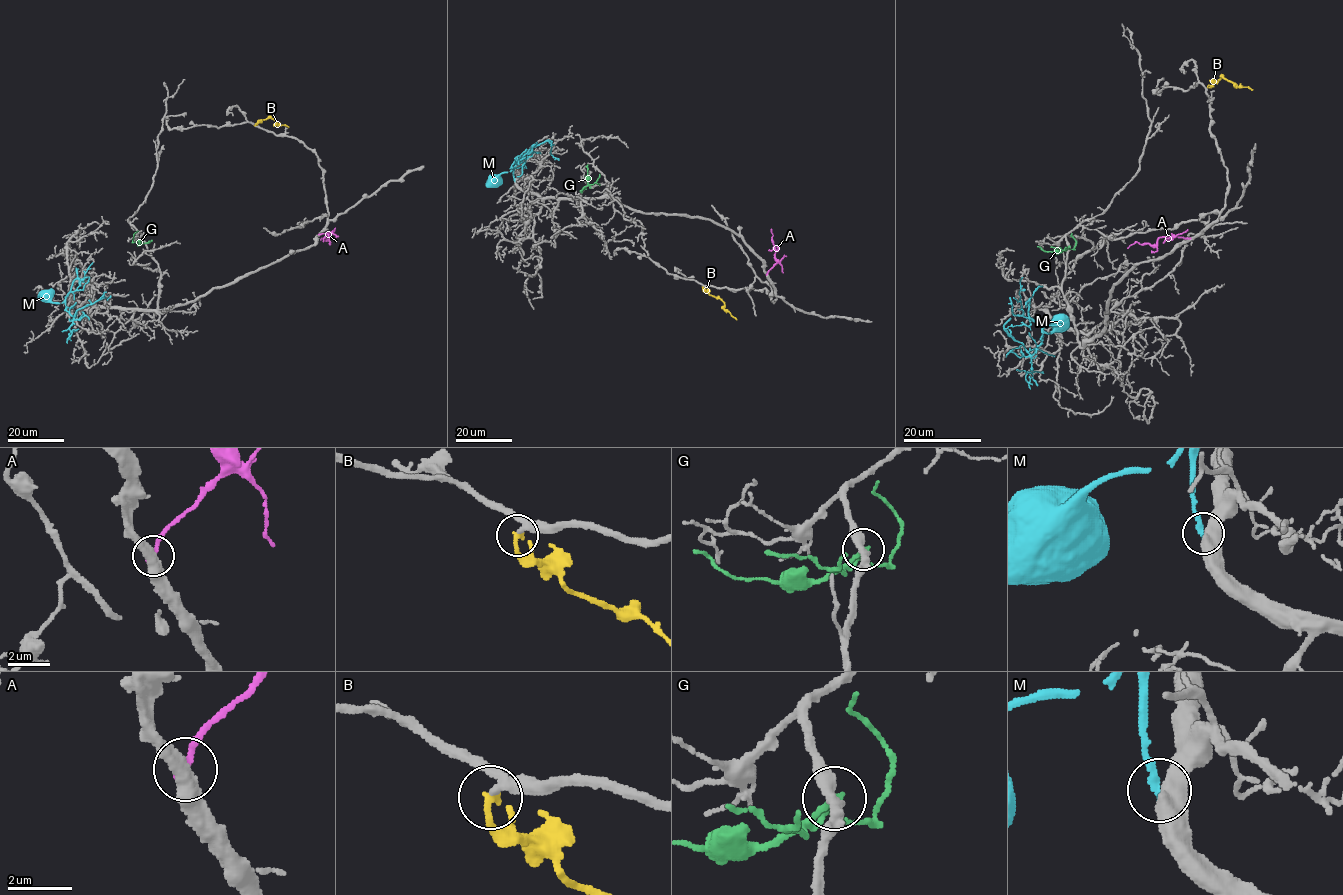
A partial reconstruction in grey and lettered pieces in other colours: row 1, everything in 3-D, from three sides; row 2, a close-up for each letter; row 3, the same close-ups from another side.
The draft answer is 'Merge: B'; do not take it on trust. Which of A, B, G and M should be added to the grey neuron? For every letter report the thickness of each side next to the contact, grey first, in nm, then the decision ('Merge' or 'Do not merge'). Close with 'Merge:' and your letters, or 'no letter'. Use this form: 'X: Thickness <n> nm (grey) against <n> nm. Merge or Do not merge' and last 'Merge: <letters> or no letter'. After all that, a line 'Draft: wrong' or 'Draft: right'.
A: Thickness 480 nm (grey) against 190 nm. Do not merge
B: Thickness 280 nm (grey) against 240 nm. Merge
G: Thickness 400 nm (grey) against 200 nm. Do not merge
M: Thickness 500 nm (grey) against 260 nm. Do not merge
Merge: B
Draft: right

